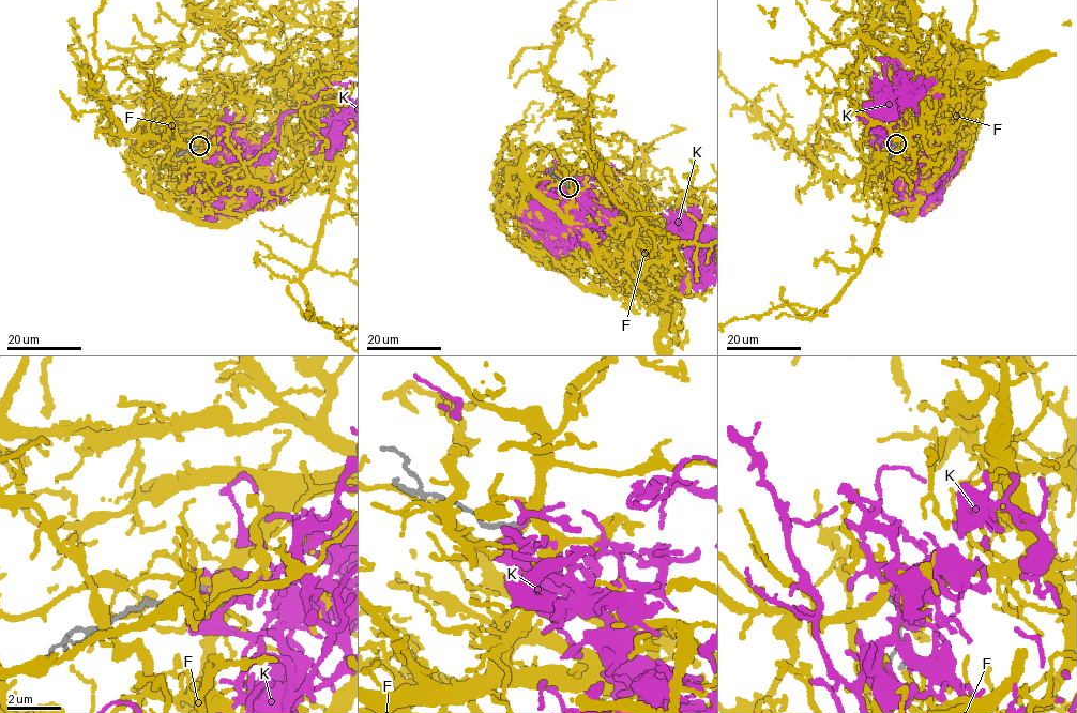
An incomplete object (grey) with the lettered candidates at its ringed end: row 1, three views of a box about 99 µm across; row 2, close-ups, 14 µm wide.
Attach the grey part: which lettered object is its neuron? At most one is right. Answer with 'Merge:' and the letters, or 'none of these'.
Merge: F

